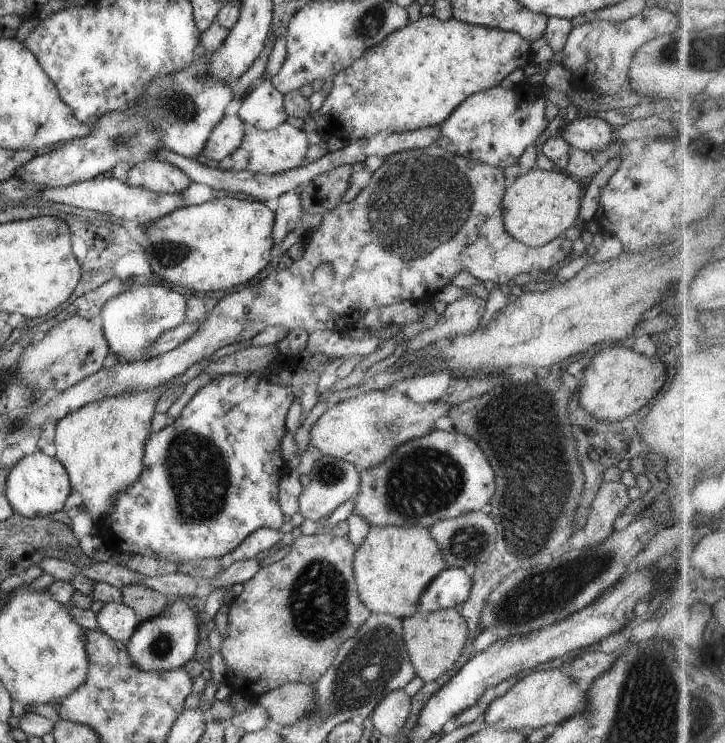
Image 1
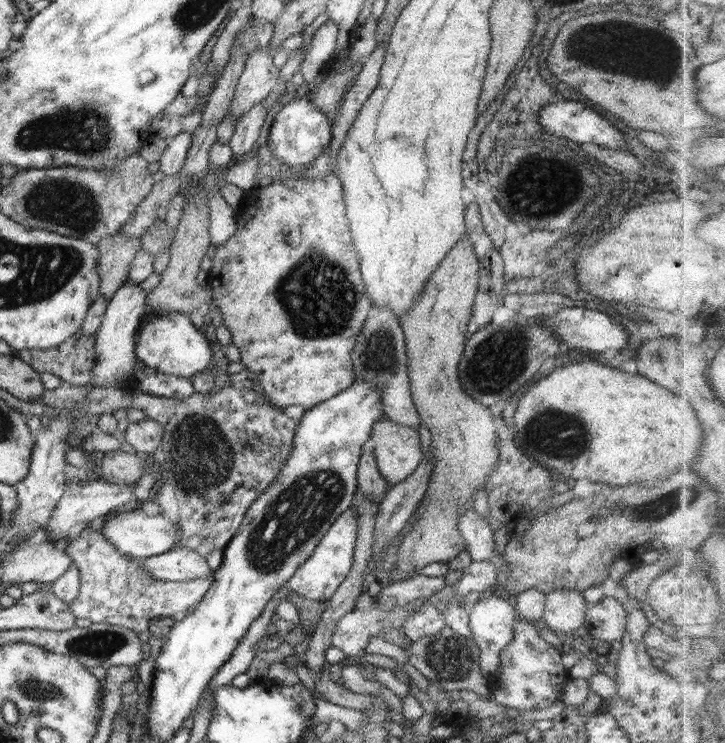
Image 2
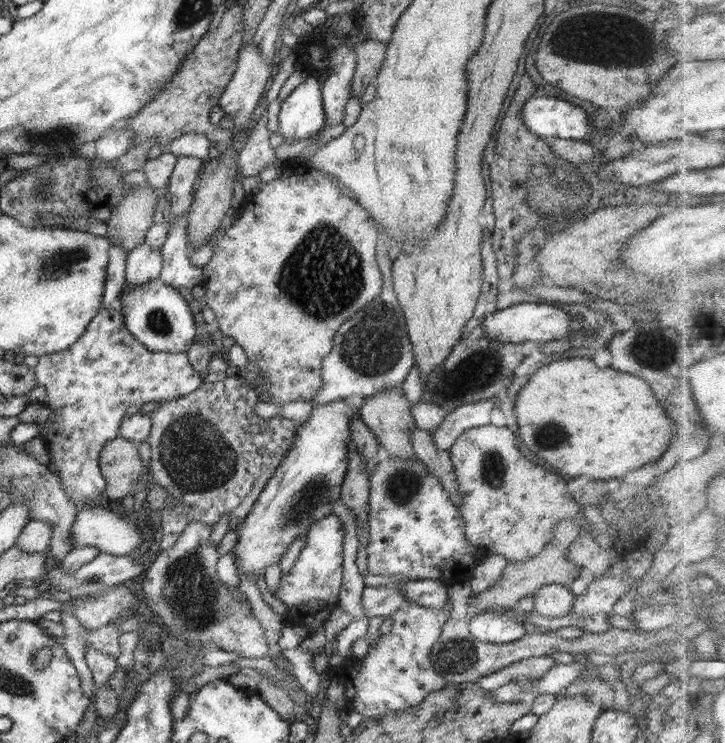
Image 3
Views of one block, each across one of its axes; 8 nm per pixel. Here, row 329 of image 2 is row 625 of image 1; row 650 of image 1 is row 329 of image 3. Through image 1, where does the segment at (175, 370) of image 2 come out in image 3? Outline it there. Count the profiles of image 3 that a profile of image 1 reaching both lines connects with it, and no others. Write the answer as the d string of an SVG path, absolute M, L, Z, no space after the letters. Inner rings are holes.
M154 279L129 287L125 284L119 296L123 322L128 332L146 350L164 354L188 352L196 340L196 326L188 302L178 289Z

